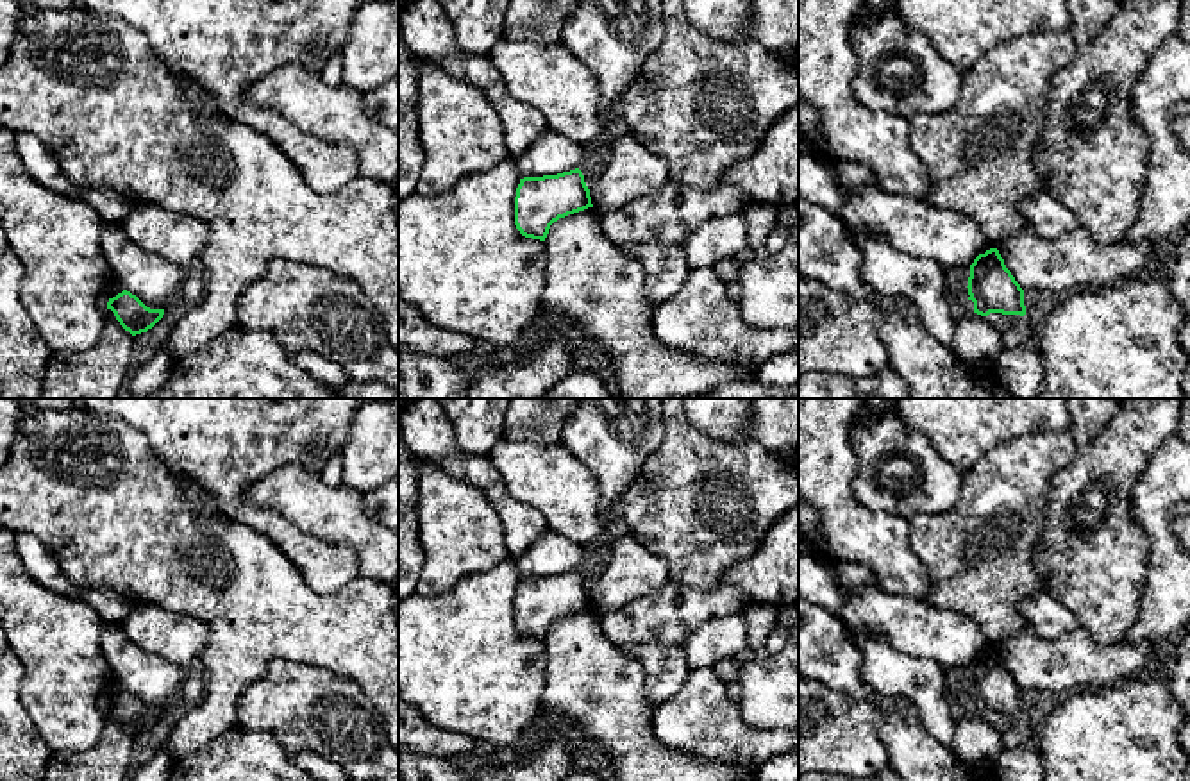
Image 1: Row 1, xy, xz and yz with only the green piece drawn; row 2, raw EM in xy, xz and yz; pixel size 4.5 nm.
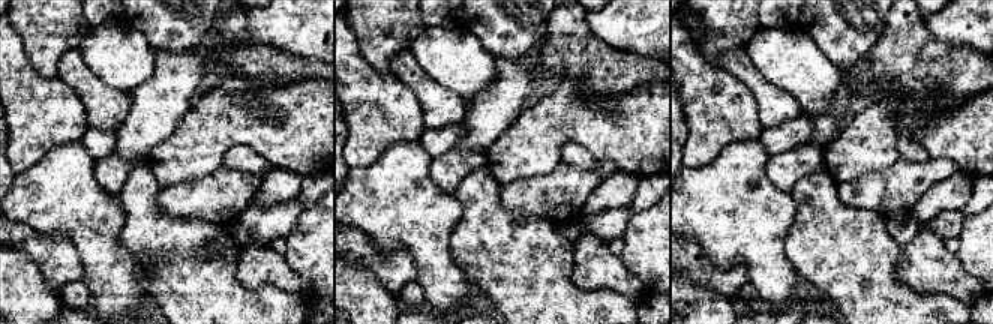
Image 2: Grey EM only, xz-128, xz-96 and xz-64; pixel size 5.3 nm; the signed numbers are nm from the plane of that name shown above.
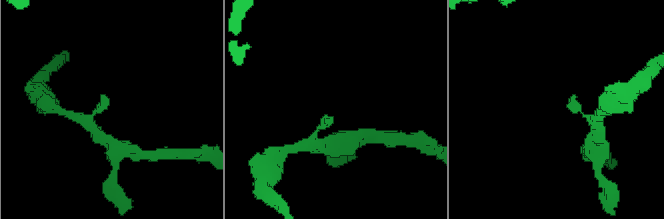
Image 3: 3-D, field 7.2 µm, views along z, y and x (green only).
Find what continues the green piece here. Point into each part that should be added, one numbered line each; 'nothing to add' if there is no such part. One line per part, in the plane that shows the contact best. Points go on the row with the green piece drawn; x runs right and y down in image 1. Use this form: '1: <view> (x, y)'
nothing to add

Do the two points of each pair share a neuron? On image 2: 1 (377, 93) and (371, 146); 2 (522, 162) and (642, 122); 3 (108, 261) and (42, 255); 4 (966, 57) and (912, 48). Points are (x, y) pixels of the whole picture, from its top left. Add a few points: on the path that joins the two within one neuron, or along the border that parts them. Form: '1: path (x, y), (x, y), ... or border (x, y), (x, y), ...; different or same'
1: path (374, 107), (374, 126), (371, 132); same
2: path (552, 132), (558, 126), (612, 126); same
3: border (53, 236), (71, 242), (83, 279); different
4: path (953, 57), (926, 57); same

